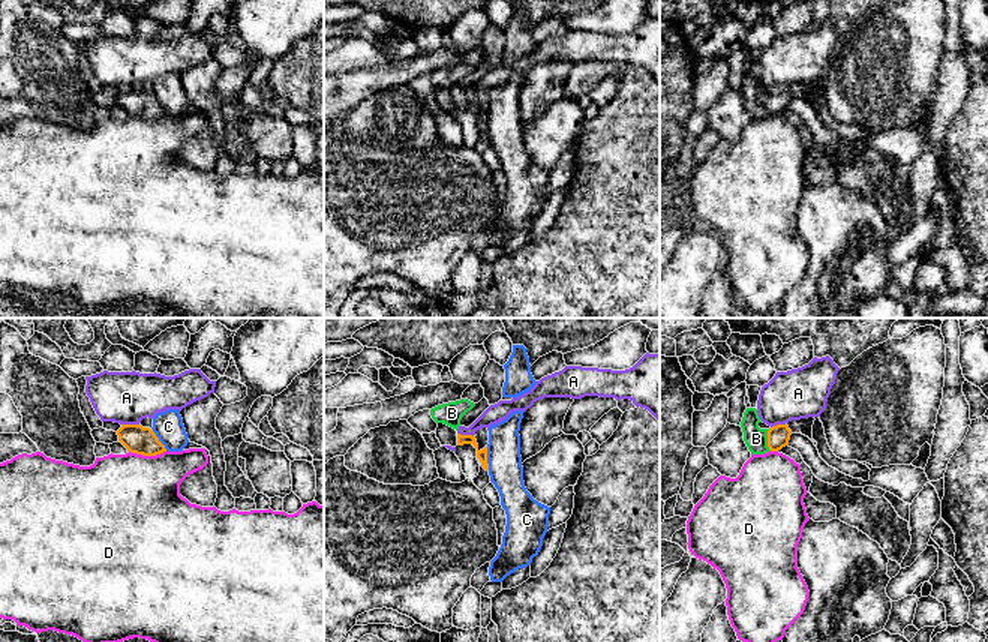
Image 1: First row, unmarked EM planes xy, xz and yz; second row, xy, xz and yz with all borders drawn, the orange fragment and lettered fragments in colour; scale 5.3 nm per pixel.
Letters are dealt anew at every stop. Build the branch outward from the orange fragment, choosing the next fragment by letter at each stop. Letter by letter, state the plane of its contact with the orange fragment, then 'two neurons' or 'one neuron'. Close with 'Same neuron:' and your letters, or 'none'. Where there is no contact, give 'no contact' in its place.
A: contact in xy; two neurons
B: contact in yz; one neuron
C: contact in xz; two neurons
D: contact in xy; two neurons
Same neuron: B

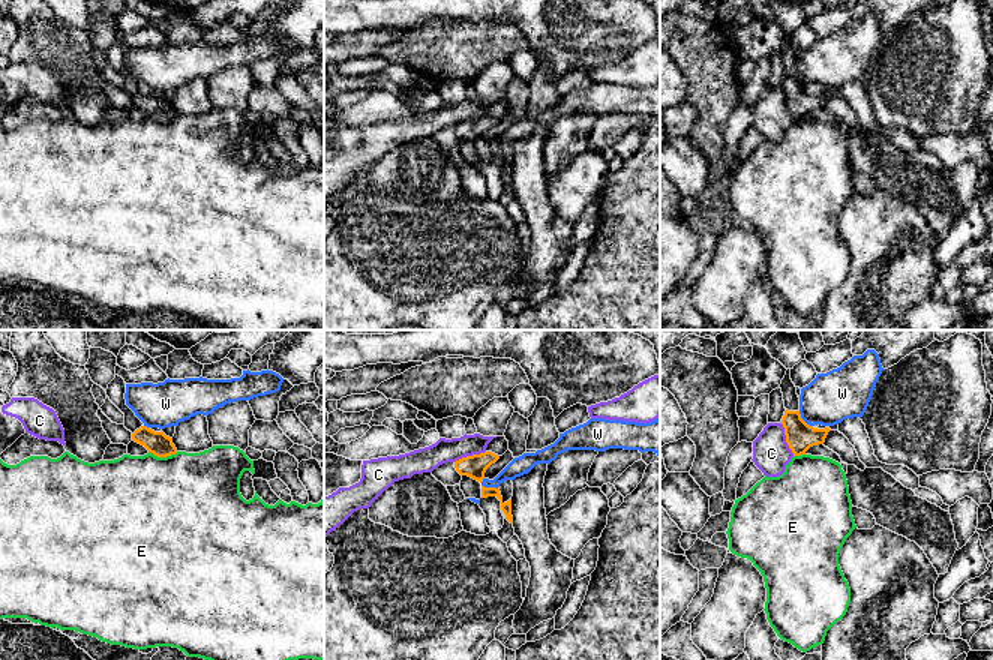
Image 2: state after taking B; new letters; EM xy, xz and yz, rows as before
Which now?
C: contact in yz; two neurons
E: contact in xy; two neurons
W: contact in yz; two neurons
Same neuron: none

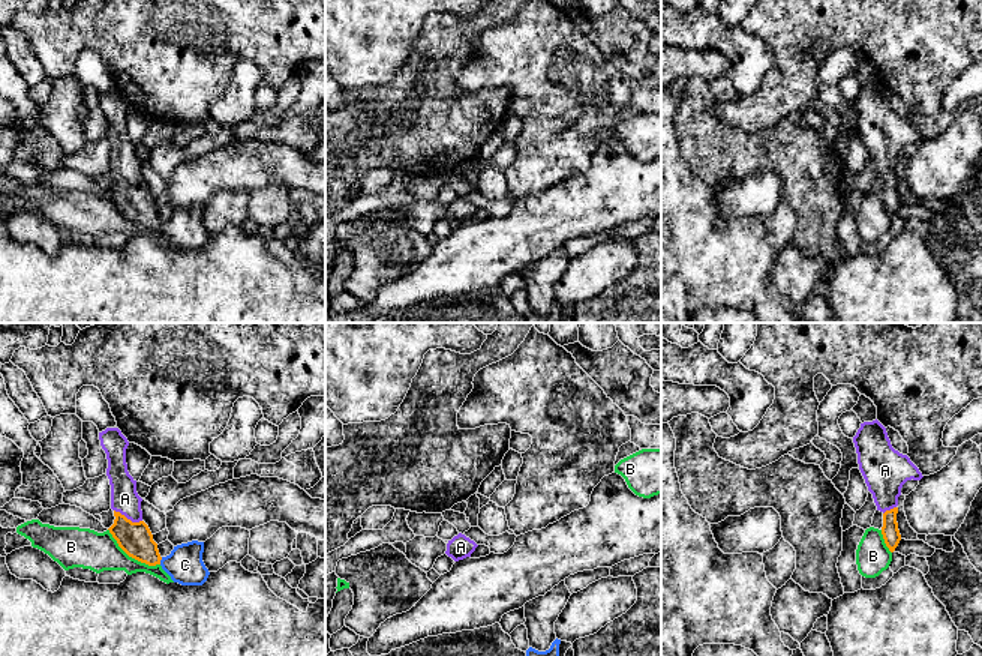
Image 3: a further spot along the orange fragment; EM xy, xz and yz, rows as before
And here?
A: contact in xy; one neuron
B: contact in xy; two neurons
C: contact in xy; two neurons
Same neuron: A

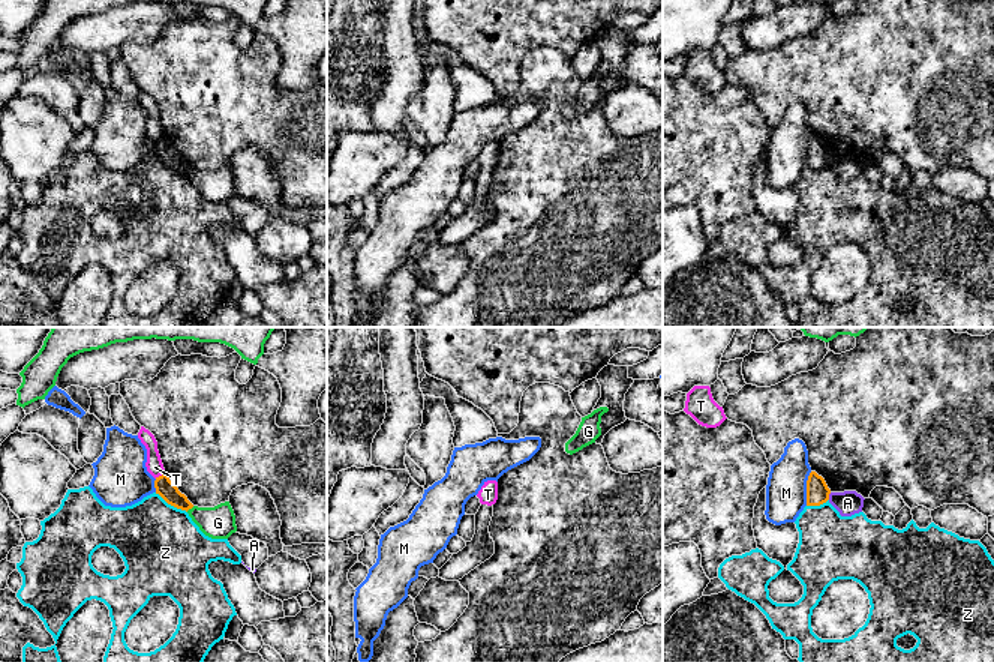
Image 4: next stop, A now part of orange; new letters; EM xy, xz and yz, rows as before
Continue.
A: contact in yz; two neurons
G: contact in xy; two neurons
M: contact in yz; two neurons
T: contact in xy; two neurons
Z: contact in xy; two neurons
Same neuron: none

